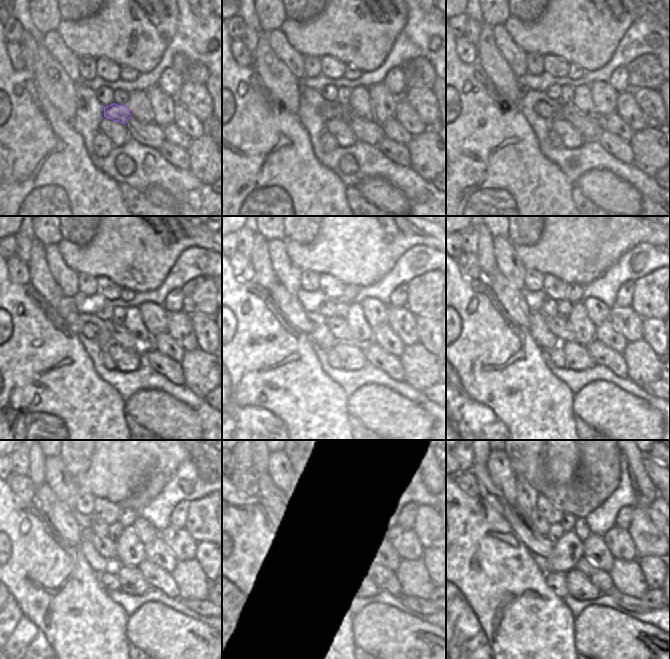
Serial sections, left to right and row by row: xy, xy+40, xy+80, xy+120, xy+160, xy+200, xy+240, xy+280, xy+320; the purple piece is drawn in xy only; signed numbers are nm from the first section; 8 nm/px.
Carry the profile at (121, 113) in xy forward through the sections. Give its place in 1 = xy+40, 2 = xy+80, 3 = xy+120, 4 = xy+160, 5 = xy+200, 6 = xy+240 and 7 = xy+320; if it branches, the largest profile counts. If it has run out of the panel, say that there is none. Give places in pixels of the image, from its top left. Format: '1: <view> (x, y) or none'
1: xy+40 (334, 111)
2: xy+80 (543, 109)
3: xy+120 (73, 320)
4: xy+160 (288, 303)
5: xy+200 (513, 301)
6: xy+240 (65, 521)
7: xy+320 (488, 490)

